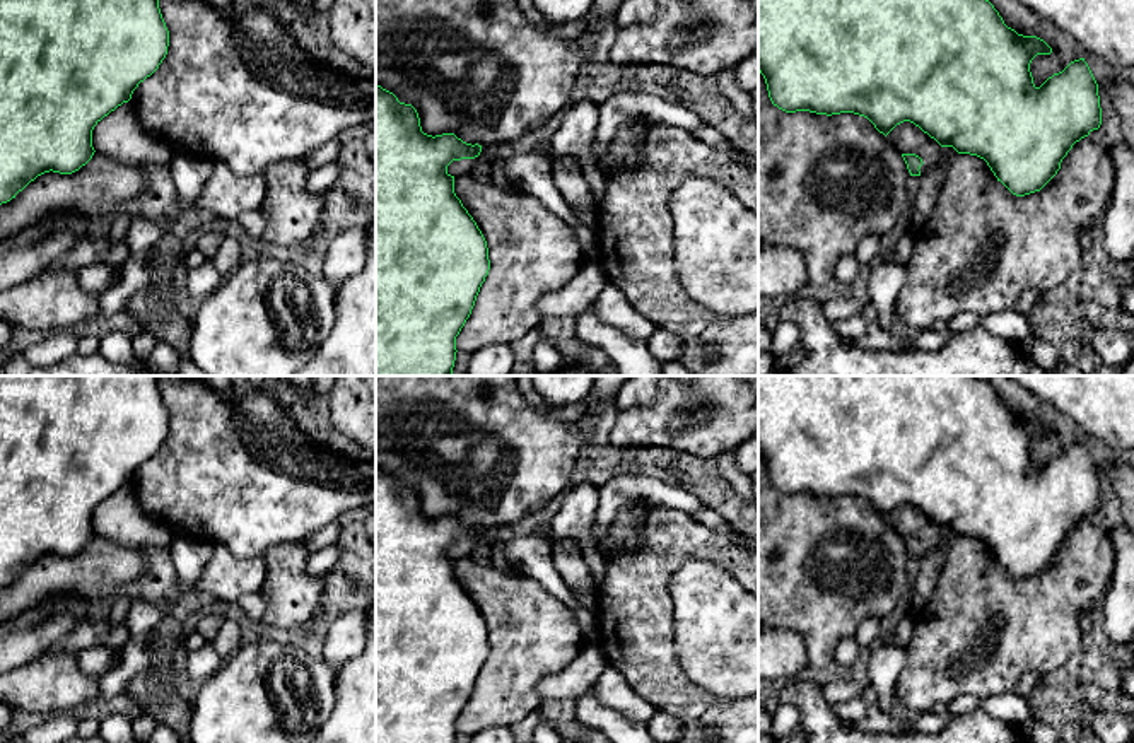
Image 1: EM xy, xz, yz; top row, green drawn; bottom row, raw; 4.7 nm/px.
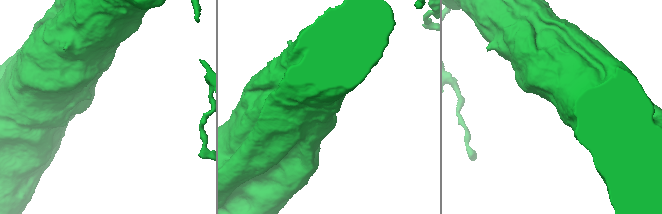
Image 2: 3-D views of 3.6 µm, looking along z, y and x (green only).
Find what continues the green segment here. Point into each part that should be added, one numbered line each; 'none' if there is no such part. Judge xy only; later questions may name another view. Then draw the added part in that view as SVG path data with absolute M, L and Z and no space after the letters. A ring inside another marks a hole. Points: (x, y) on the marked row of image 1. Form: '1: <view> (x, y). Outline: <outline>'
none

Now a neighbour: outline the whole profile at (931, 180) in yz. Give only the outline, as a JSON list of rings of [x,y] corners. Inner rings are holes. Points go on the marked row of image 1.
[[[943,147],[941,149],[941,159],[936,167],[926,169],[919,176],[919,190],[915,195],[915,202],[912,207],[912,220],[909,225],[909,232],[915,237],[919,232],[924,229],[927,220],[932,215],[932,210],[938,203],[938,195],[941,191],[944,176],[951,166],[951,162],[958,157],[960,154],[953,147]]]

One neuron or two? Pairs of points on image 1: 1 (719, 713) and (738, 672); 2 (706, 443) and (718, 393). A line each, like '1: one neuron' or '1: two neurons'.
1: two neurons
2: one neuron

